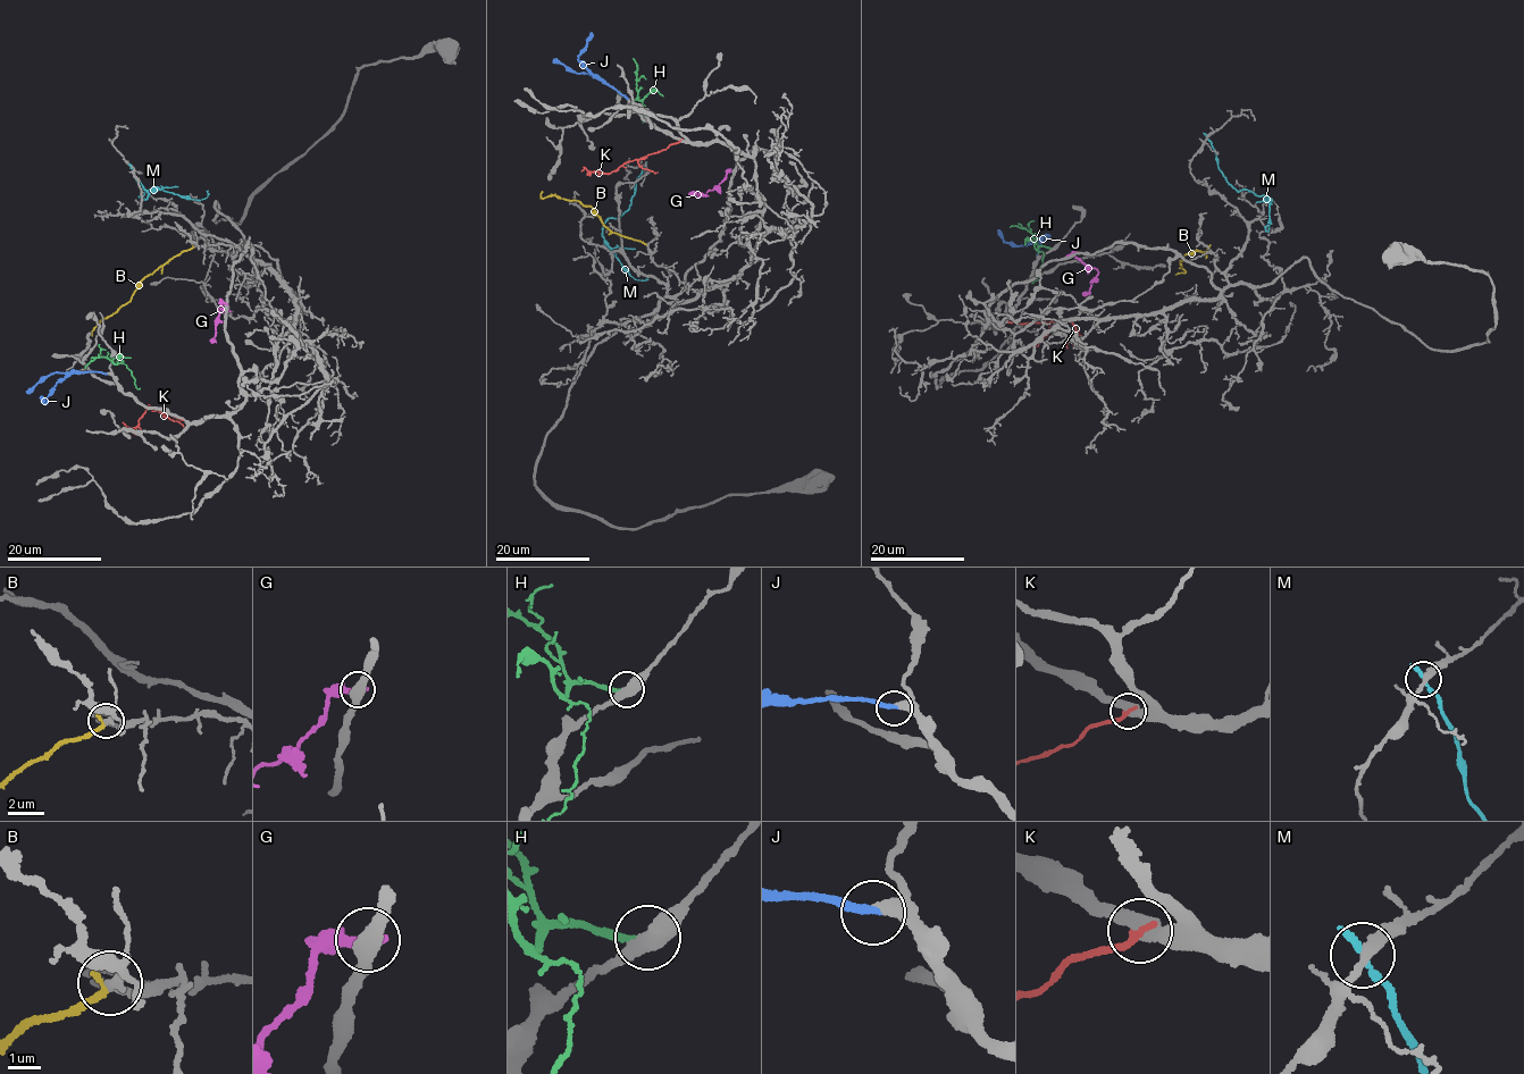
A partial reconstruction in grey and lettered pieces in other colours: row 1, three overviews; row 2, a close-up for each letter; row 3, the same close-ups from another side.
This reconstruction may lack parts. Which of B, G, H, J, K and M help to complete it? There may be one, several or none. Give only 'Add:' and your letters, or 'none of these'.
Add: J

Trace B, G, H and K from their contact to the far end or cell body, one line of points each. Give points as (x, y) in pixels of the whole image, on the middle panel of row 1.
B: (646, 245), (609, 229), (591, 207), (554, 195), (542, 198), (542, 191)
G: (734, 170), (701, 196), (692, 194), (697, 191)
H: (628, 108), (639, 100), (643, 120), (649, 123)
K: (680, 140), (663, 150), (626, 161), (606, 175), (583, 167)

